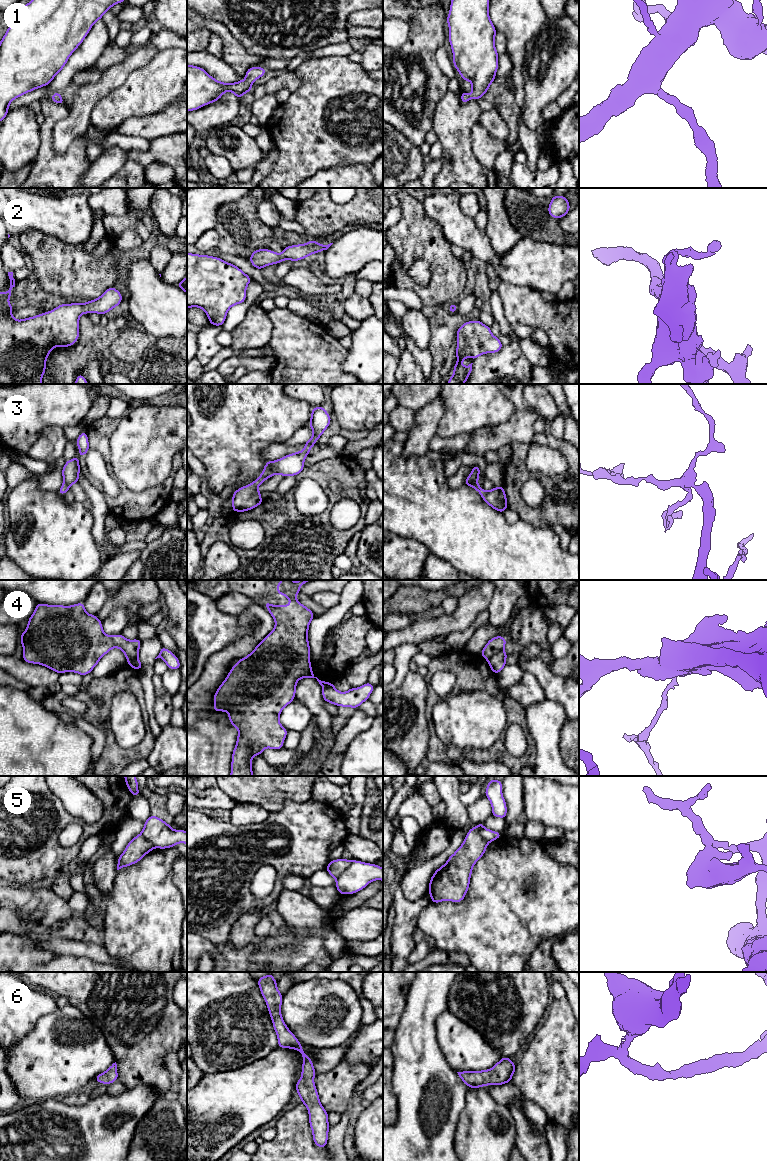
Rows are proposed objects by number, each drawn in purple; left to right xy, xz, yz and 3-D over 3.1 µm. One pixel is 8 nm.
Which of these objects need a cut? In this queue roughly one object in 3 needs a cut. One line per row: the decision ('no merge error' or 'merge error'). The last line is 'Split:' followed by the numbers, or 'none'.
1: no merge error
2: no merge error
3: no merge error
4: merge error
5: merge error
6: no merge error
Split: 4, 5

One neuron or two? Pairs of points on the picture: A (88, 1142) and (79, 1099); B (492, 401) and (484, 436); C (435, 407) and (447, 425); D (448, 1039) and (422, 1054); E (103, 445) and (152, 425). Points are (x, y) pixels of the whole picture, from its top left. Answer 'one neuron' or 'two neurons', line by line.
A: two neurons
B: two neurons
C: two neurons
D: two neurons
E: two neurons

